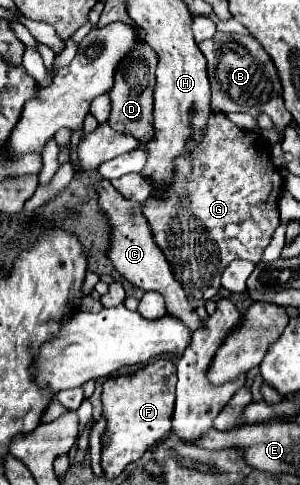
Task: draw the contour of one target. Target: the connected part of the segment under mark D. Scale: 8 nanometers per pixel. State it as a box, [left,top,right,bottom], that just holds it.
[109,45,157,145]

